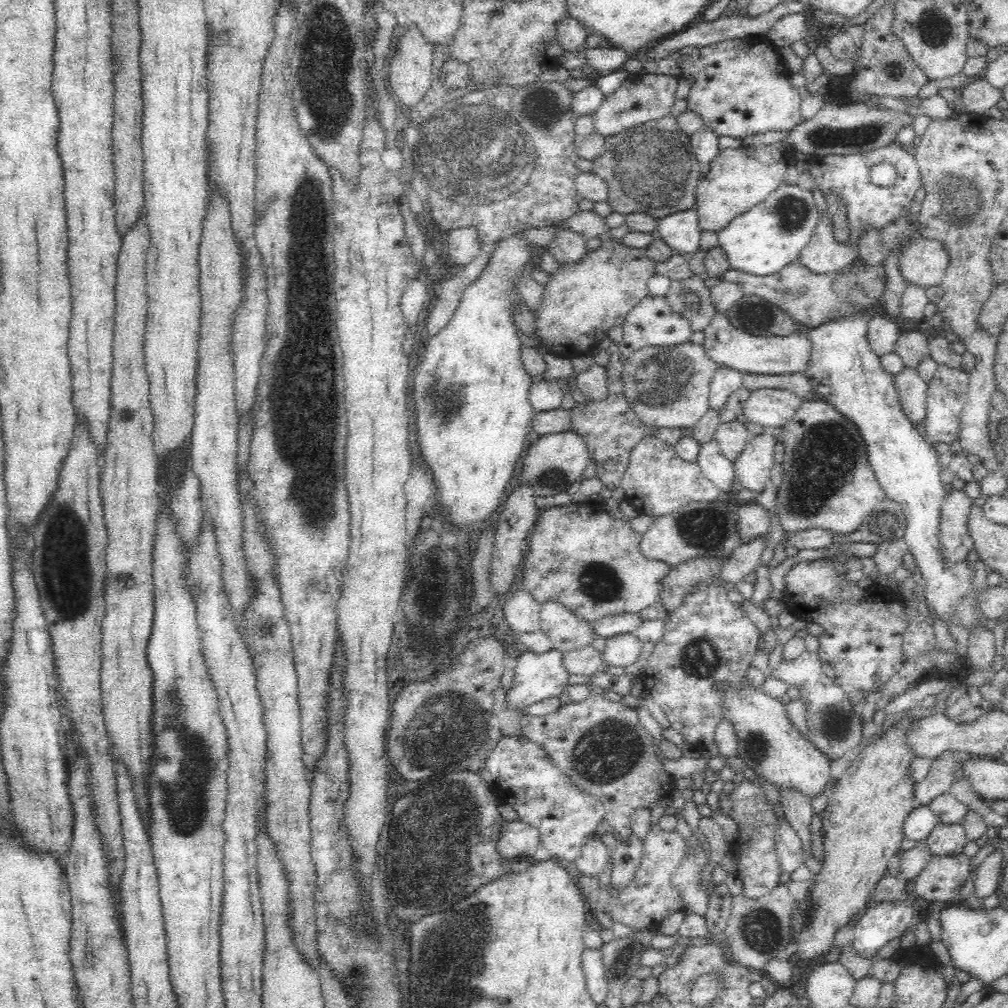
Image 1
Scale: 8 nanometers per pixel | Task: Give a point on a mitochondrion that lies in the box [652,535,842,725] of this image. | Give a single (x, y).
(701, 659)

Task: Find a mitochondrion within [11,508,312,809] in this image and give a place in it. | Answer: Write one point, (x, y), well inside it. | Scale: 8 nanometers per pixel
(71, 599)

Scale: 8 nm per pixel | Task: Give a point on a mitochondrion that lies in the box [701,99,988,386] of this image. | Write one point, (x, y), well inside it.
(958, 204)

